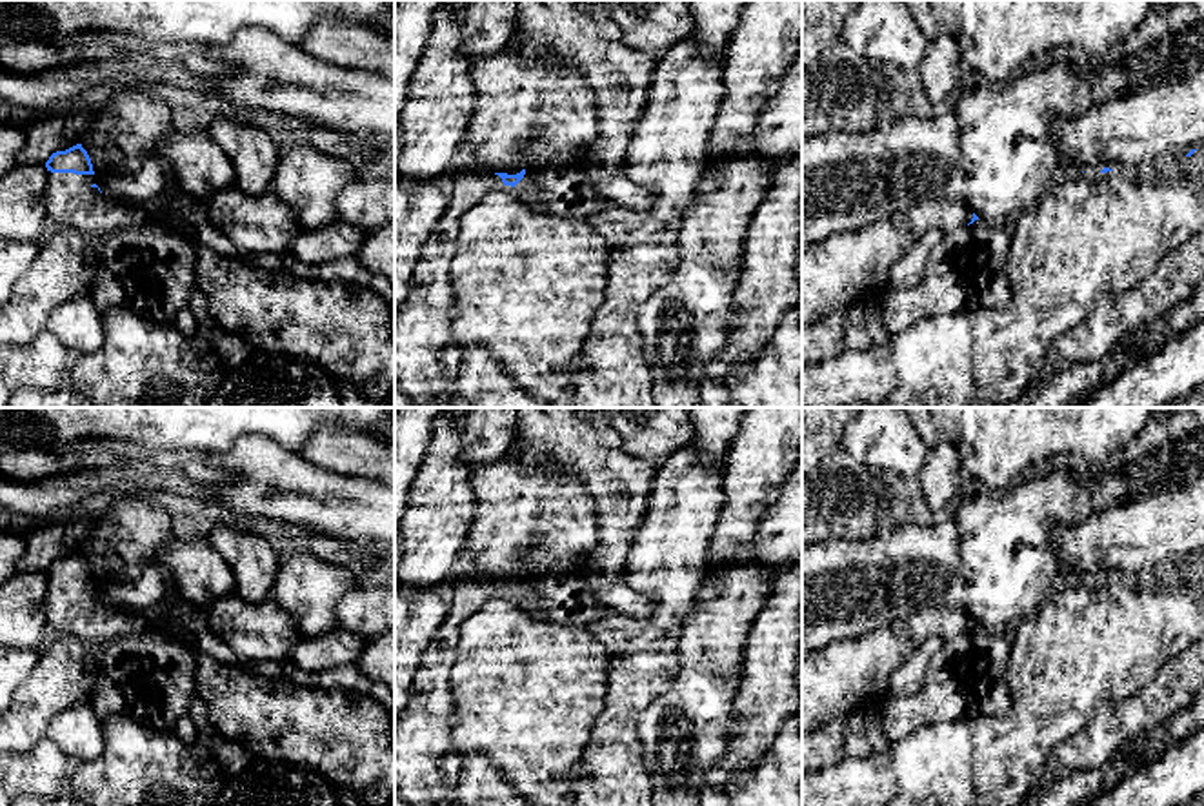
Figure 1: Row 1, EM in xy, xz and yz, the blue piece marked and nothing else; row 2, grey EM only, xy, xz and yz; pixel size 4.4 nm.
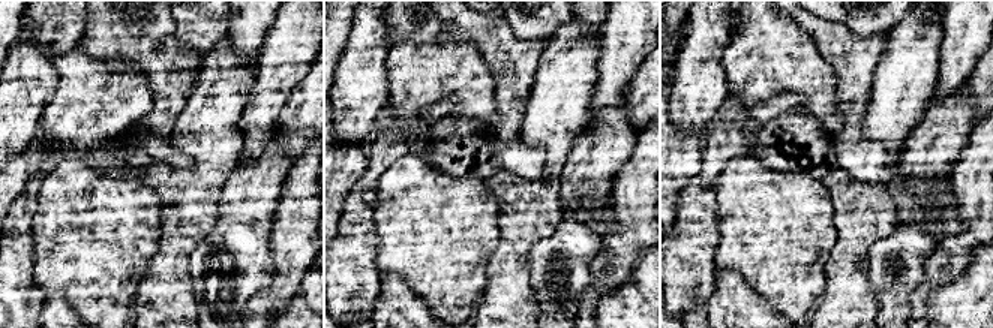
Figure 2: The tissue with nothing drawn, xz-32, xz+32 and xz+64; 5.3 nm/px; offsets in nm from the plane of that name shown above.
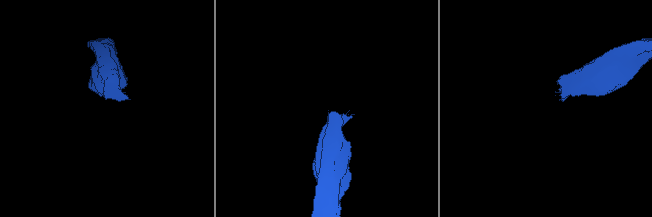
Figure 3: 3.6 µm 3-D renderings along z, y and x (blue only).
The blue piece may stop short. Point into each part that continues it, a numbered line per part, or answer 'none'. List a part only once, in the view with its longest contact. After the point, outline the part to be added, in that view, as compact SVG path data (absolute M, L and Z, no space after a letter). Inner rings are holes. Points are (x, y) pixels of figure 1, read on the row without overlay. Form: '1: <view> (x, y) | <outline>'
1: xy (70, 608) | M47 579L44 615L51 633L75 637L100 650L109 640L153 626L136 611L107 606L96 593L96 582Z

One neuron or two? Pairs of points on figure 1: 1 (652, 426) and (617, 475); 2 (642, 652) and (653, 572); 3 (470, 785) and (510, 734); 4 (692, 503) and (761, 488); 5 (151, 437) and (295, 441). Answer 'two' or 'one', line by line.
1: two
2: one
3: two
4: two
5: one

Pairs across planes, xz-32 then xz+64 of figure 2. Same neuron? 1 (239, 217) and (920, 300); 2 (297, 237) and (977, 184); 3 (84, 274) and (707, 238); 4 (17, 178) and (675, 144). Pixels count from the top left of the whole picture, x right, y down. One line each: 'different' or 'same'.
1: different
2: same
3: different
4: same

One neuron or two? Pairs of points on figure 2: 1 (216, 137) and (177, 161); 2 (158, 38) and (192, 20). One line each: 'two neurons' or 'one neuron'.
1: two neurons
2: two neurons

